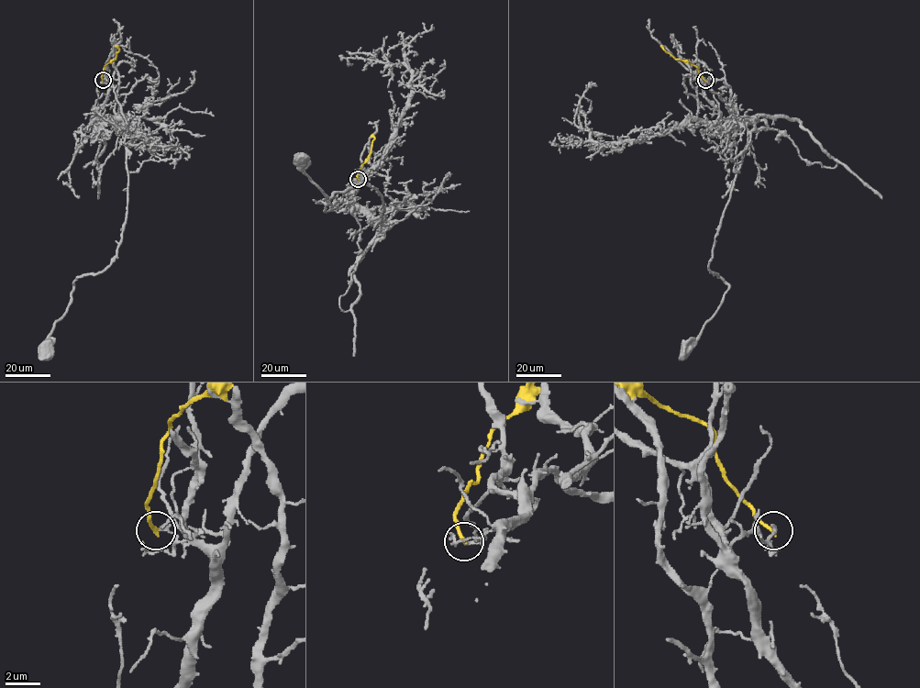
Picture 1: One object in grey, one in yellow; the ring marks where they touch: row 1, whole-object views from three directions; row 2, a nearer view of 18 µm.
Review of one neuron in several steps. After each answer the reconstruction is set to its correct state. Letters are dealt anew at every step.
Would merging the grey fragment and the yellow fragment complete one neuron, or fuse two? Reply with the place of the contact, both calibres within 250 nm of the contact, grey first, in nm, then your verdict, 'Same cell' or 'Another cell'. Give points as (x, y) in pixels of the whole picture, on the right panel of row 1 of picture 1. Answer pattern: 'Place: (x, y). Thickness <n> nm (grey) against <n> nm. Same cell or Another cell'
Place: (705, 80). Thickness 170 nm (grey) against 240 nm. Another cell

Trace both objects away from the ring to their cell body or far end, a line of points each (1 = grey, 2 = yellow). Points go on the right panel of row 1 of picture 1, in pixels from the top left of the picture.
1: (705, 80), (700, 83), (718, 111), (714, 125), (747, 123), (748, 145), (708, 268), (728, 290), (684, 351)
2: (705, 80), (696, 66), (674, 59), (661, 45)

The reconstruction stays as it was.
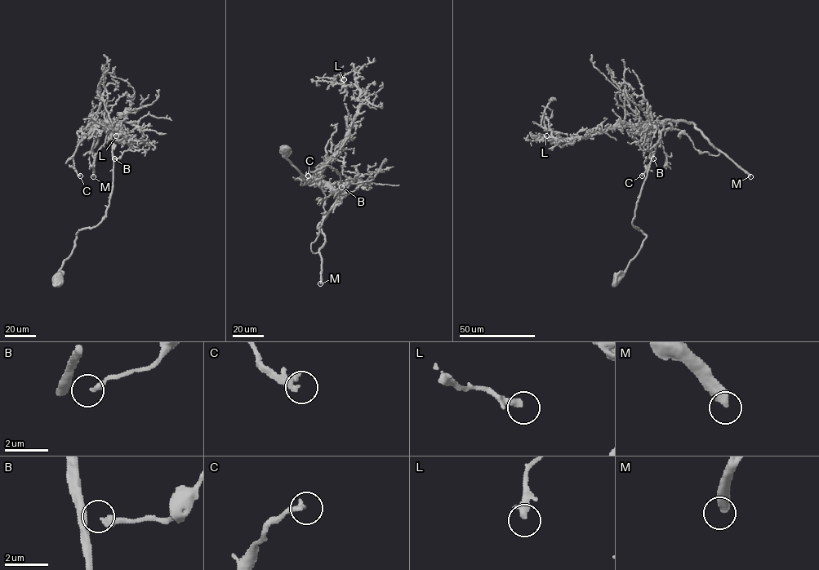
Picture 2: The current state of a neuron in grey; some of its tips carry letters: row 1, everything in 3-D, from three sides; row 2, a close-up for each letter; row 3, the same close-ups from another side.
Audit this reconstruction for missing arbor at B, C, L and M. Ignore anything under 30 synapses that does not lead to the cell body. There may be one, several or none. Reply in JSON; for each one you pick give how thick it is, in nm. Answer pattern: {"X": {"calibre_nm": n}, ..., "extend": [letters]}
{"M": {"calibre_nm": 440}, "extend": ["M"]}

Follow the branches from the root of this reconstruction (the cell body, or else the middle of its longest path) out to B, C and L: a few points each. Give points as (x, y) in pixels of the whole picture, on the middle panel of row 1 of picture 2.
B: (283, 149), (304, 179), (308, 172), (328, 165), (340, 174), (340, 193), (353, 191), (362, 182), (341, 187)
C: (283, 149), (304, 179), (327, 165), (336, 170), (340, 191), (315, 178), (301, 184), (308, 175)
L: (283, 149), (304, 179), (327, 165), (336, 170), (340, 191), (321, 175), (360, 104), (354, 72), (344, 79)

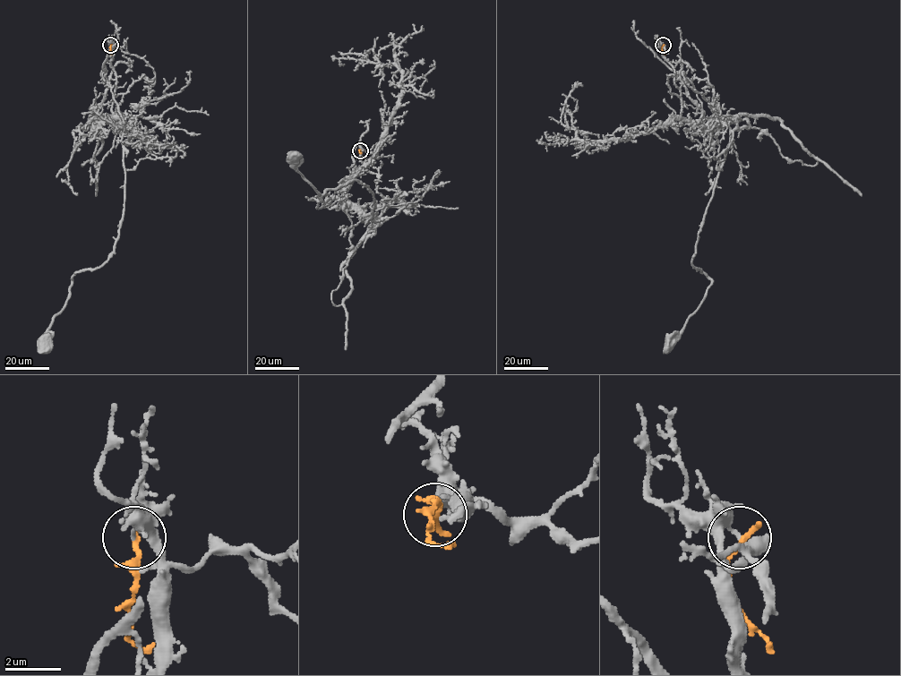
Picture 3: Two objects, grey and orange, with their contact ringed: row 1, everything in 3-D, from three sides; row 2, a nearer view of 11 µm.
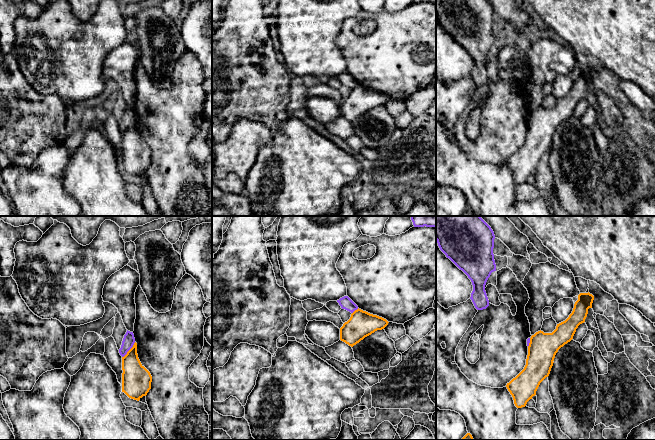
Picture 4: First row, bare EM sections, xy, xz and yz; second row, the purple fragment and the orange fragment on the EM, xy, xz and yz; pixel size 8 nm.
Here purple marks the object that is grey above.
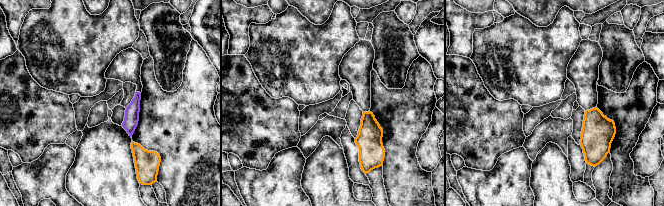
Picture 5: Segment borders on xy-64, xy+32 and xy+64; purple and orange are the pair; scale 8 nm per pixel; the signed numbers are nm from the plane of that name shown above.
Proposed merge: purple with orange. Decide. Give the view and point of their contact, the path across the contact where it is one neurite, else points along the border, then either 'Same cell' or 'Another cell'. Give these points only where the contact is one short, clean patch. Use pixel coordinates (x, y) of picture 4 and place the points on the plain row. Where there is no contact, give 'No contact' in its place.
Touches purple at xy (129, 125). Boundary: xy (135, 118), (122, 133). Another cell

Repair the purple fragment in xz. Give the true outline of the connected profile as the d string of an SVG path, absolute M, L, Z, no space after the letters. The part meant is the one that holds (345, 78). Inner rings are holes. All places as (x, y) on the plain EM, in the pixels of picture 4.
M344 72L337 76L342 85L345 85L351 89L358 85L358 82L348 73Z

